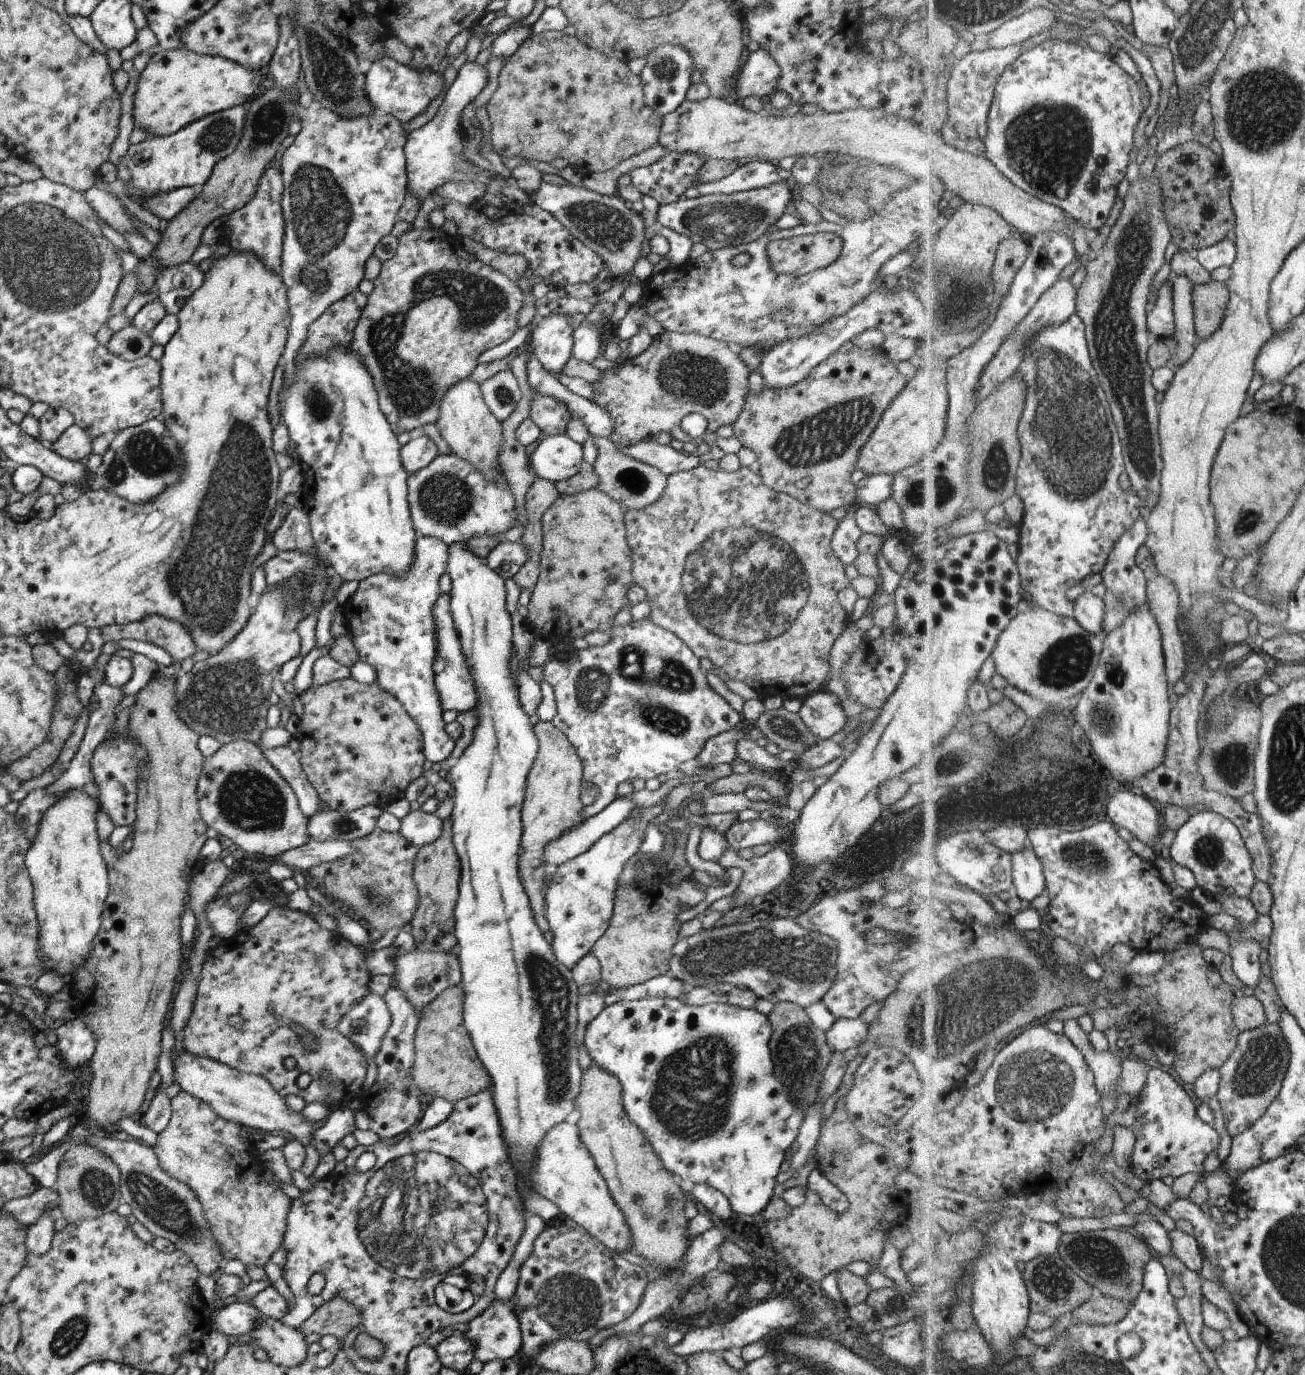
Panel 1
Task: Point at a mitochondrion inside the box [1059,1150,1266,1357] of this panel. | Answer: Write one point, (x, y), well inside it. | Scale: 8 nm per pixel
(1100, 1258)

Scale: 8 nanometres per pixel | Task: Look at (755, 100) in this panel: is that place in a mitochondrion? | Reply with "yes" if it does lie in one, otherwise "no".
no

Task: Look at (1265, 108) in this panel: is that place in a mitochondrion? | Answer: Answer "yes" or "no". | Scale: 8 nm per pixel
yes

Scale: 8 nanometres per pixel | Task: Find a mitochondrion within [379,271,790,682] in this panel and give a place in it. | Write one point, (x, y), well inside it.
(697, 379)

